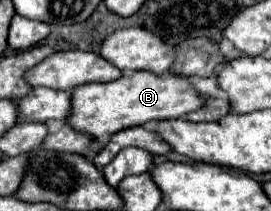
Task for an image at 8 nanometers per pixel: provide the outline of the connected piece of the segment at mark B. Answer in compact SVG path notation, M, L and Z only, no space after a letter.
M139 71L123 75L111 83L89 83L75 87L71 91L71 113L67 123L81 133L87 133L93 139L103 135L113 135L127 127L137 127L149 121L175 119L183 117L203 105L201 93L197 93L185 77L179 75L153 75L149 71Z

